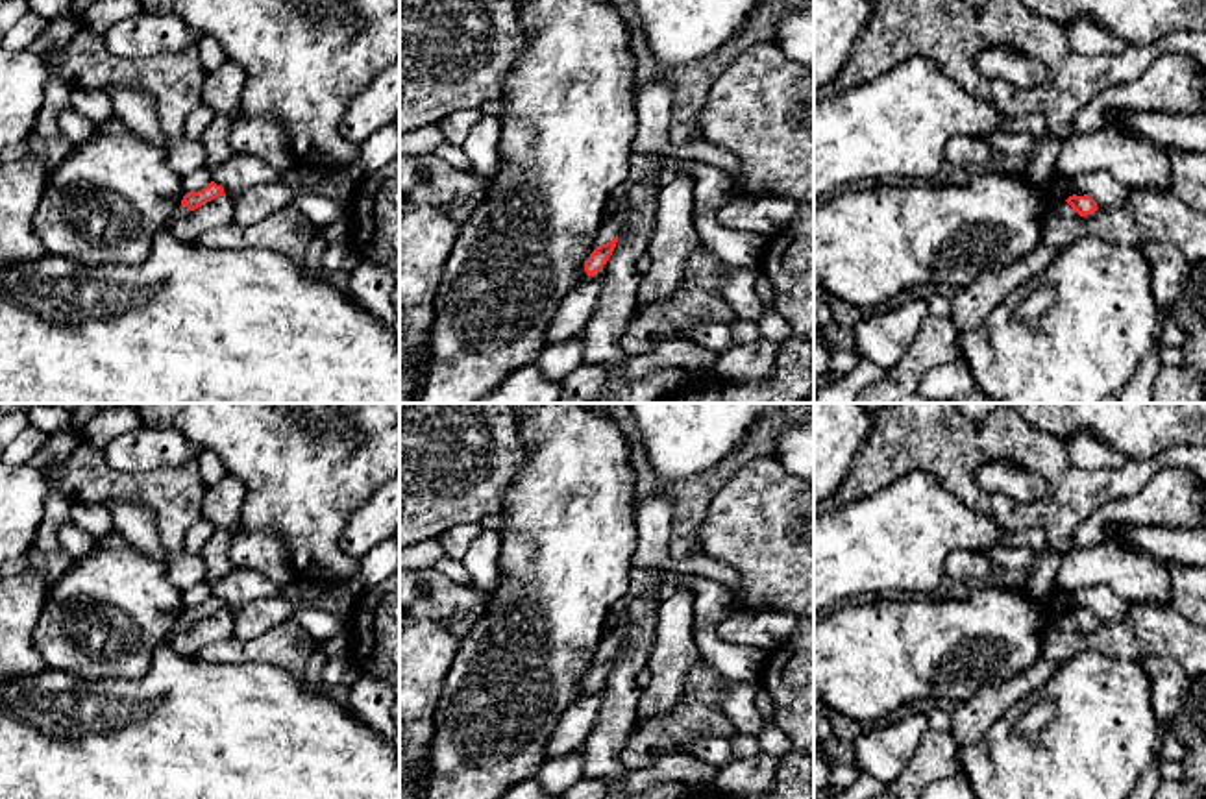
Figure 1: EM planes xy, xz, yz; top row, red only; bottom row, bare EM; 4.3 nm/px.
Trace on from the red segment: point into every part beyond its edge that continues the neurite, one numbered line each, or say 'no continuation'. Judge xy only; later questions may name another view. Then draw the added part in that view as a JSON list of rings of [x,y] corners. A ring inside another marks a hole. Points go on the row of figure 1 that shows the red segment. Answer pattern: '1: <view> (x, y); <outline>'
1: xy (187, 324); [[[181,203],[168,222],[155,233],[148,257],[139,264],[85,266],[67,257],[46,253],[31,263],[0,264],[0,403],[400,403],[400,346],[392,327],[383,326],[366,313],[344,289],[333,287],[322,272],[311,272],[285,255],[268,248],[205,250],[194,242],[179,242],[172,235],[172,224],[191,211]]]

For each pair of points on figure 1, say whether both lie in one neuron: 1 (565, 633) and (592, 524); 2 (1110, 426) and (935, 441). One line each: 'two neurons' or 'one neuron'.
1: one neuron
2: two neurons

